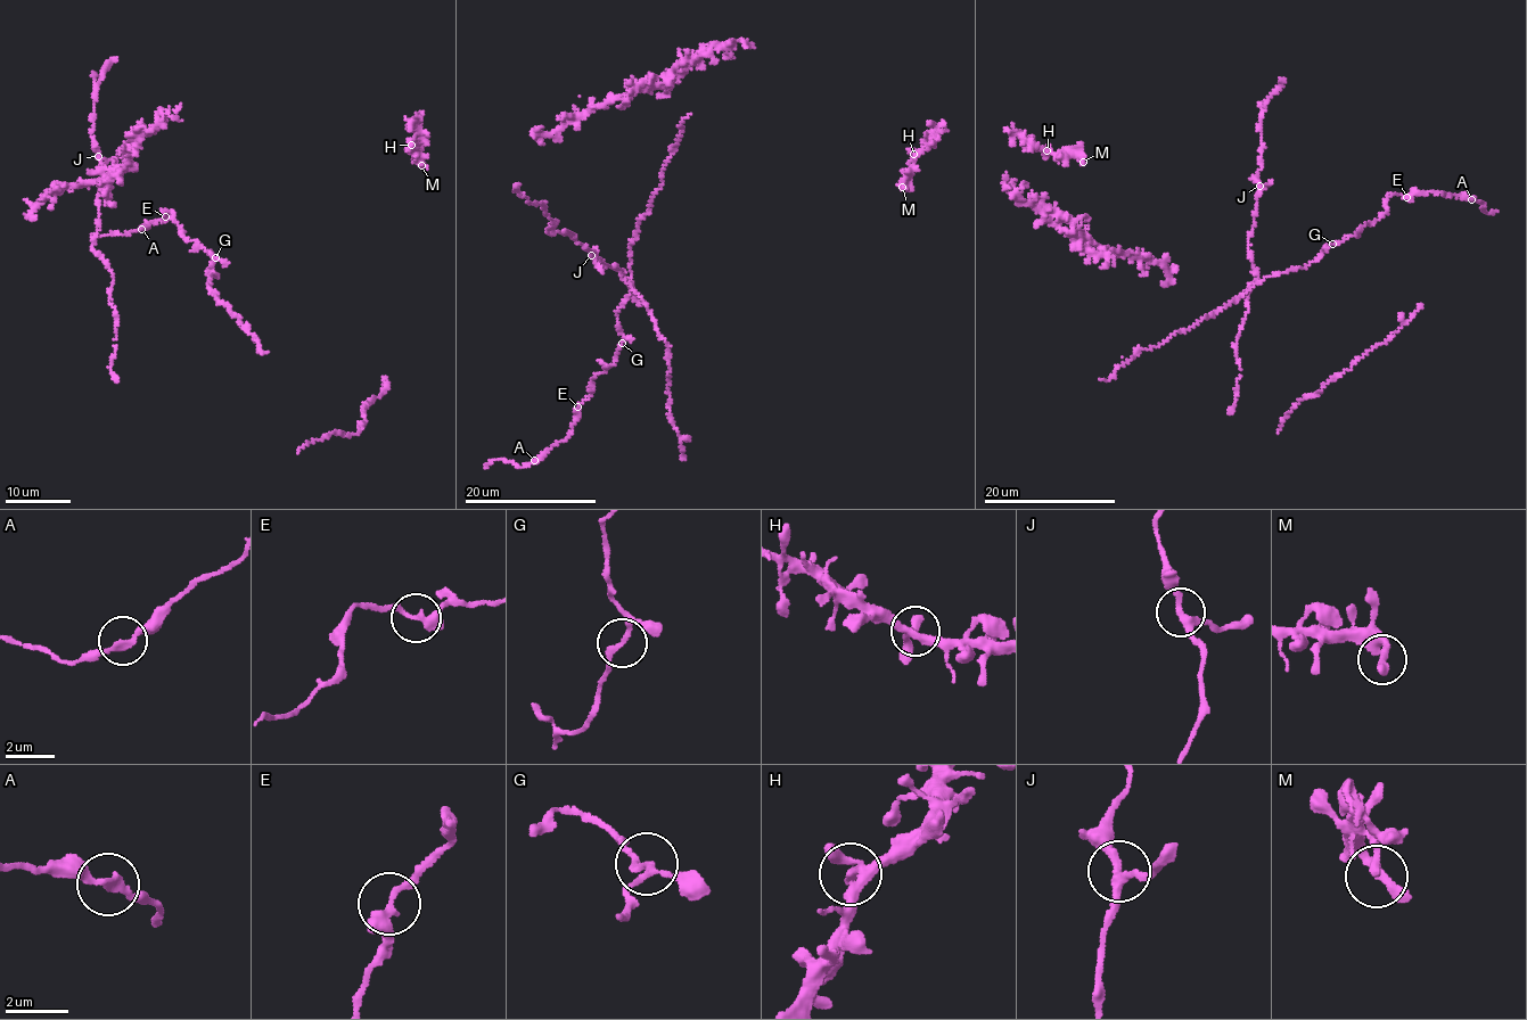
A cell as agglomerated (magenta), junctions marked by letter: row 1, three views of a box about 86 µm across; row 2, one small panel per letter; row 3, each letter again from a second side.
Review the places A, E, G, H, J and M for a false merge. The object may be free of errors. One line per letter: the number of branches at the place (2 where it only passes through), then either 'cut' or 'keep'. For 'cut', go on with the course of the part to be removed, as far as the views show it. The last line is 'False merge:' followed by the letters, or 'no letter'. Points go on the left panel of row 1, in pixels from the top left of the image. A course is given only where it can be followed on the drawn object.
A: 2 branches meet; keep
E: 3 branches meet; keep
G: 3 branches meet; keep
H: 3 branches meet; keep
J: 3 branches meet; keep
M: 2 branches meet; keep
False merge: no letter

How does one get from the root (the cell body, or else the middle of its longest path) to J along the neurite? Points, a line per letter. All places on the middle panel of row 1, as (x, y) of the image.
J: (567, 230), (591, 251), (591, 256)

